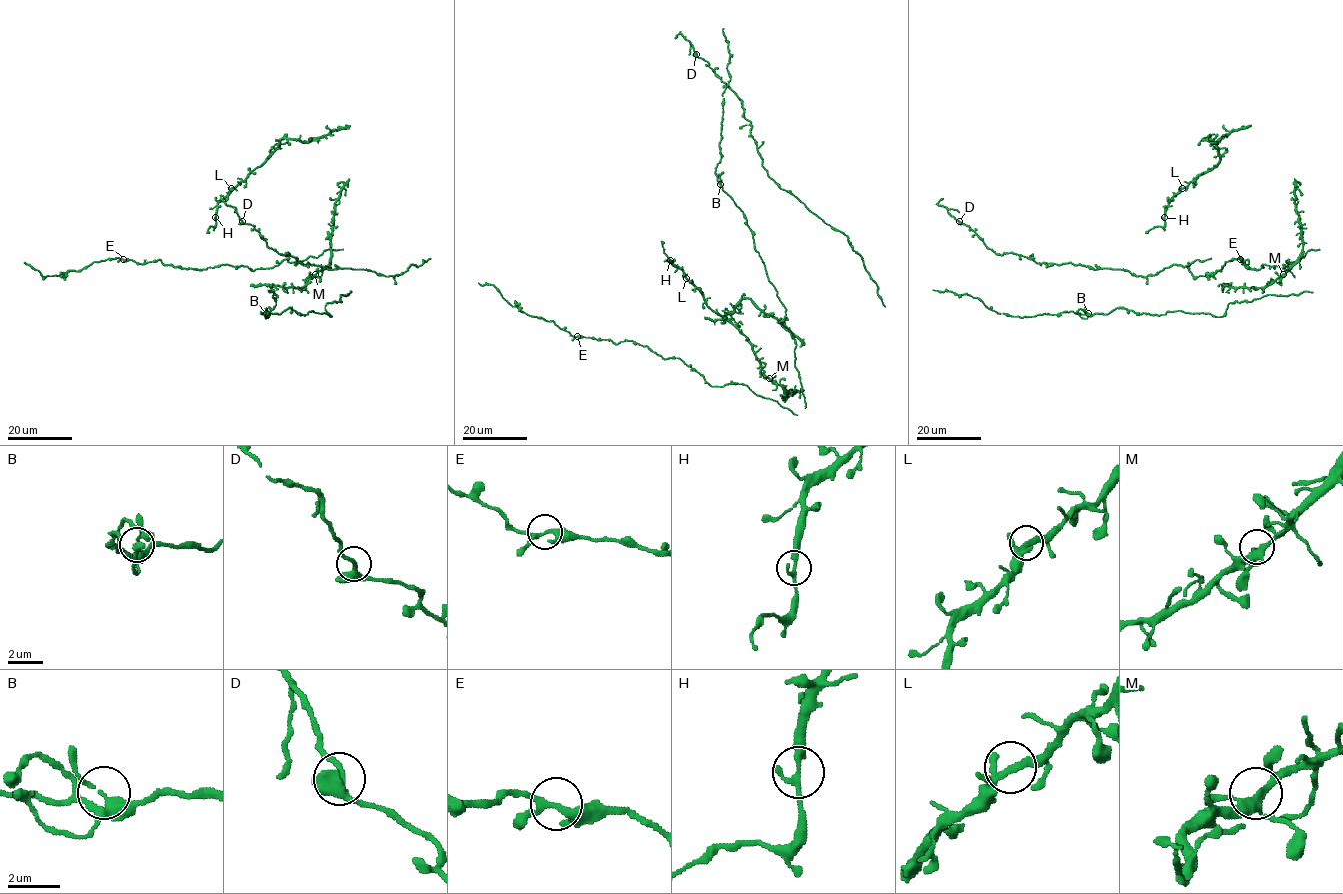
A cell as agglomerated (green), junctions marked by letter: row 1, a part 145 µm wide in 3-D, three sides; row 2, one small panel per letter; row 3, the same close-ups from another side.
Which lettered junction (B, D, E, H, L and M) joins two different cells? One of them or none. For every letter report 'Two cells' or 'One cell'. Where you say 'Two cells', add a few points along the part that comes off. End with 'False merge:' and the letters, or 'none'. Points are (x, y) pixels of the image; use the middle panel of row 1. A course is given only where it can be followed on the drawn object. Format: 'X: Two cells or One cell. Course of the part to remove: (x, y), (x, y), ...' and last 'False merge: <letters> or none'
B: One cell
D: One cell
E: One cell
H: One cell
L: One cell
M: One cell
False merge: none

